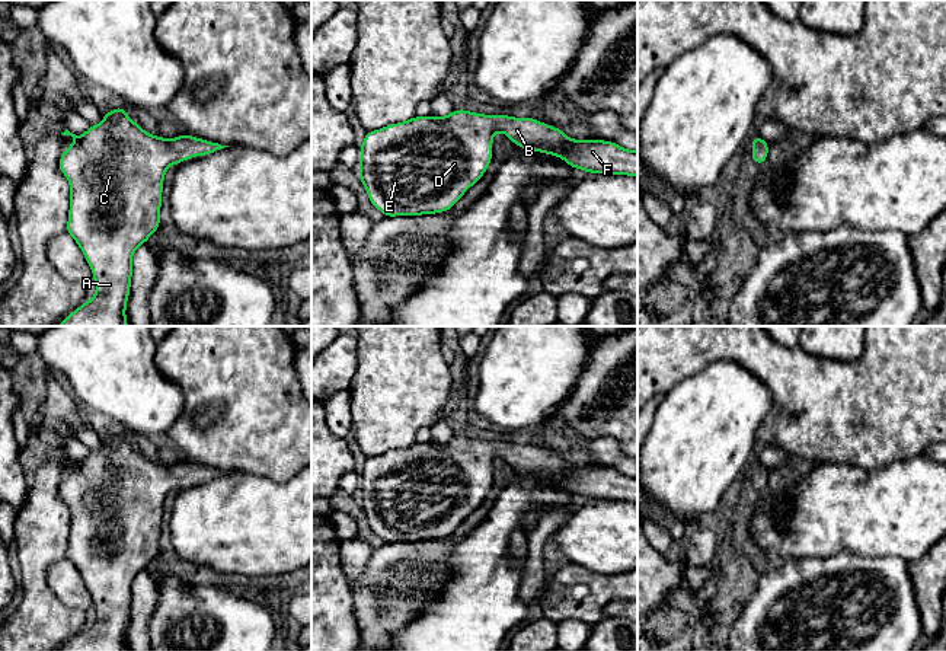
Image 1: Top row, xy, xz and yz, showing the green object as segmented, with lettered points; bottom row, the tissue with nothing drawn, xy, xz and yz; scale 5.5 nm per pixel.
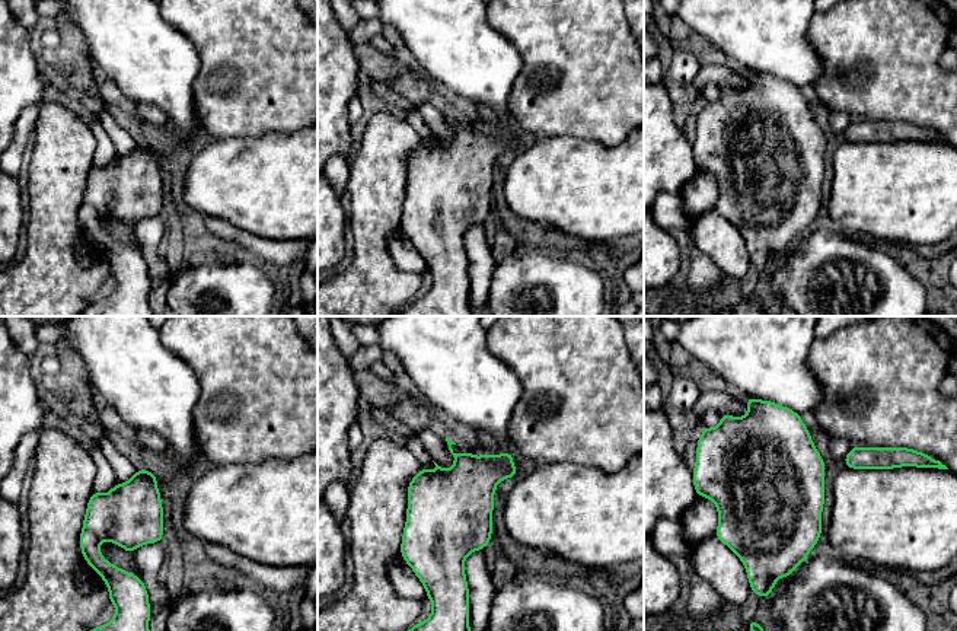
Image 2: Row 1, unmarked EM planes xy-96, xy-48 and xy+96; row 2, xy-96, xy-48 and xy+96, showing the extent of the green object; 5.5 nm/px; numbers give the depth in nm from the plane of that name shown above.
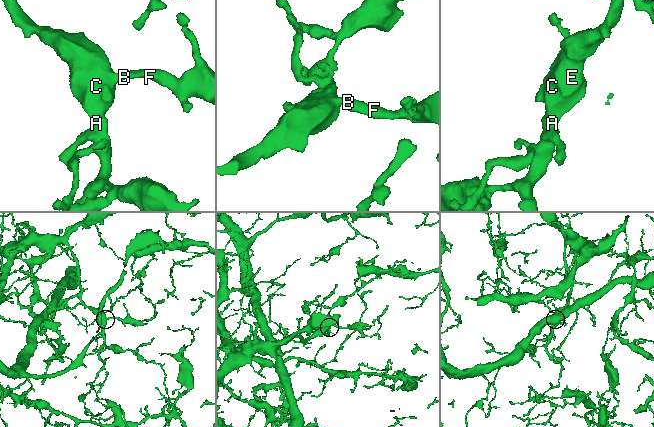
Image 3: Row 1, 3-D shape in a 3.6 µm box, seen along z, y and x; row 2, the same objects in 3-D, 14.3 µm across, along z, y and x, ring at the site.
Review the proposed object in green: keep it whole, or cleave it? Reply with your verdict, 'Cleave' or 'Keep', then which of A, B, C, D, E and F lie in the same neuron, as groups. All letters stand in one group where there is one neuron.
Keep. Groups: A B C D E F

